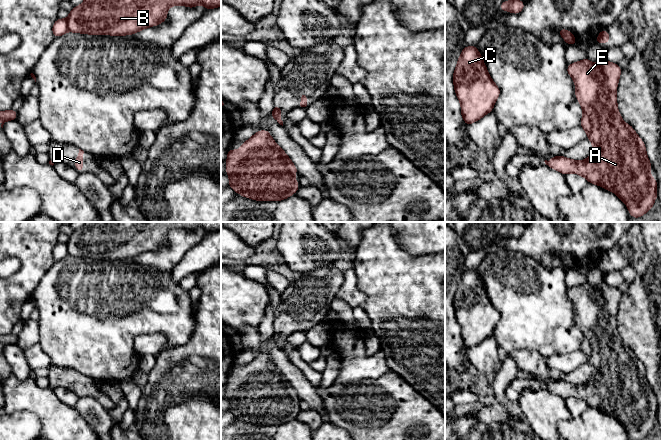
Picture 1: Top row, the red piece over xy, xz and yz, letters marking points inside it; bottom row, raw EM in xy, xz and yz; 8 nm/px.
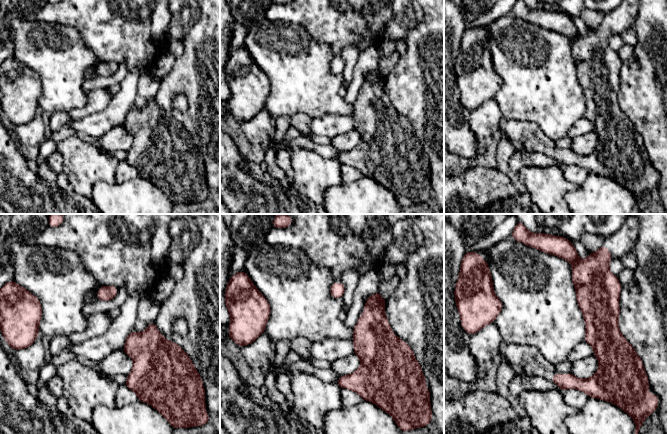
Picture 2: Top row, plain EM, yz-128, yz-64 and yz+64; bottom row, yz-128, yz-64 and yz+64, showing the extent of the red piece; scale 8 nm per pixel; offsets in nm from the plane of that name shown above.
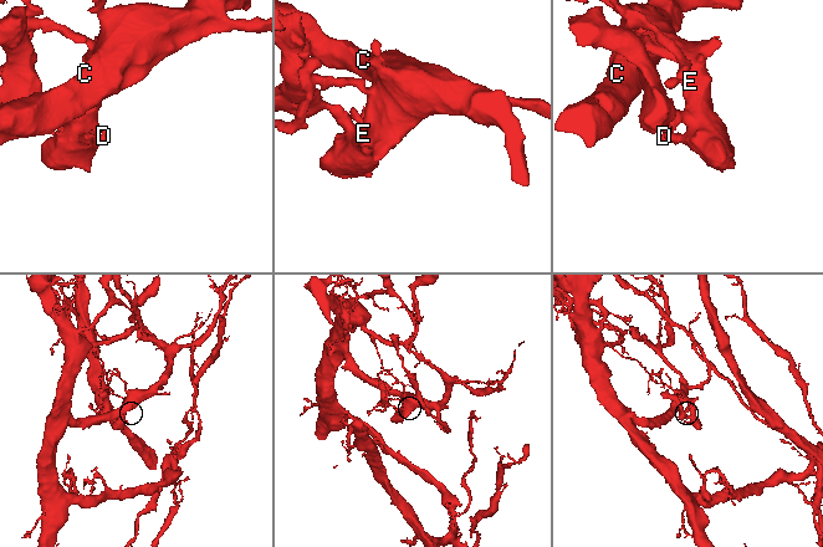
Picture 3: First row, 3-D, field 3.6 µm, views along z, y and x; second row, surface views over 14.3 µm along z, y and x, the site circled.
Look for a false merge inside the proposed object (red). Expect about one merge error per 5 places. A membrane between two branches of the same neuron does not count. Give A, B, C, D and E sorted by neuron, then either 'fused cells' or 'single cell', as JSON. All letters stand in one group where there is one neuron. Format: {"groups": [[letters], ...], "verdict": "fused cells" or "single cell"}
{"groups": [["A", "B", "C", "D", "E"]], "verdict": "single cell"}

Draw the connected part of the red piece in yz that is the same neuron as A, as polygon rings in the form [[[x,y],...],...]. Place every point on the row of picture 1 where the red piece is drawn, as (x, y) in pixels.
[[[604,54],[596,64],[590,62],[586,57],[582,61],[567,66],[567,73],[573,78],[576,86],[576,98],[583,110],[580,126],[586,131],[587,139],[592,142],[593,148],[589,157],[582,161],[575,161],[563,156],[553,156],[550,161],[545,160],[544,162],[564,176],[569,173],[576,173],[585,177],[589,183],[599,185],[615,193],[628,207],[630,216],[639,219],[651,210],[655,199],[658,197],[657,181],[650,175],[651,162],[647,157],[644,142],[632,126],[623,121],[618,111],[616,90],[621,71],[619,65],[608,62]]]

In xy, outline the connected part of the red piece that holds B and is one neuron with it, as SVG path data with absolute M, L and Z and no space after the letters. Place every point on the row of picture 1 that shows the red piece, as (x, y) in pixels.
M84 0L69 12L67 19L55 21L53 36L60 37L67 31L91 35L132 35L164 22L171 6L193 8L198 4L209 10L220 7L221 0Z

